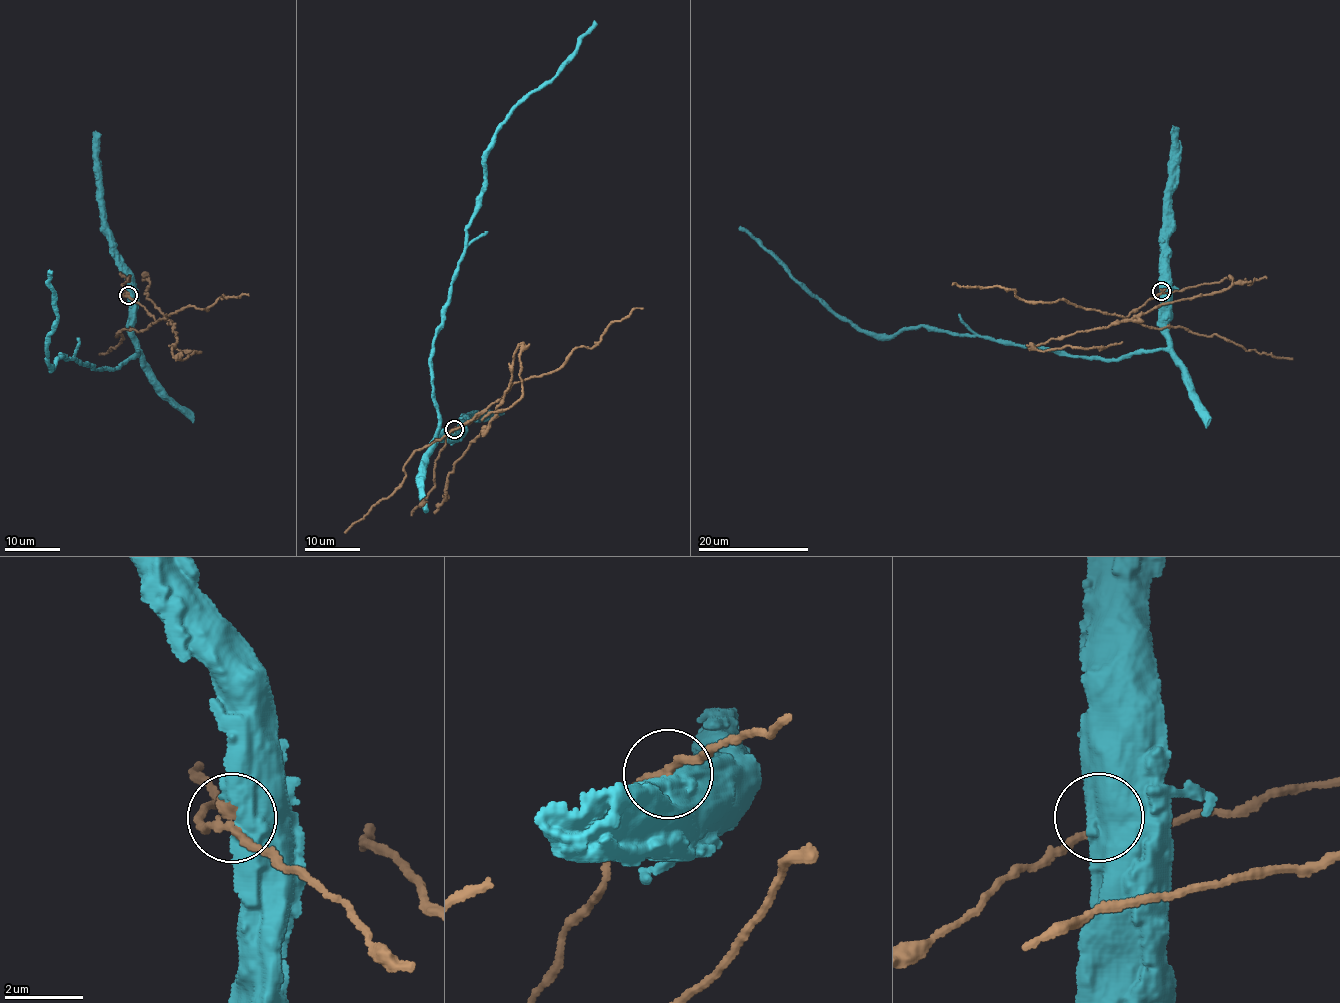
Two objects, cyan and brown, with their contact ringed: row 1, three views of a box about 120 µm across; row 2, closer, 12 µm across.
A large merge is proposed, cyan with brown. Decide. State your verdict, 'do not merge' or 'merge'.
do not merge

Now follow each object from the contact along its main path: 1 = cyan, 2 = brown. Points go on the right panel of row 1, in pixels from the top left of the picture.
1: (1162, 291), (1168, 345), (1116, 359), (1070, 356), (924, 327), (879, 336), (857, 328), (842, 317), (738, 228)
2: (1162, 291), (1233, 281), (1228, 288), (1163, 303), (1106, 328), (1077, 330), (1032, 347), (1051, 351), (1122, 341)

